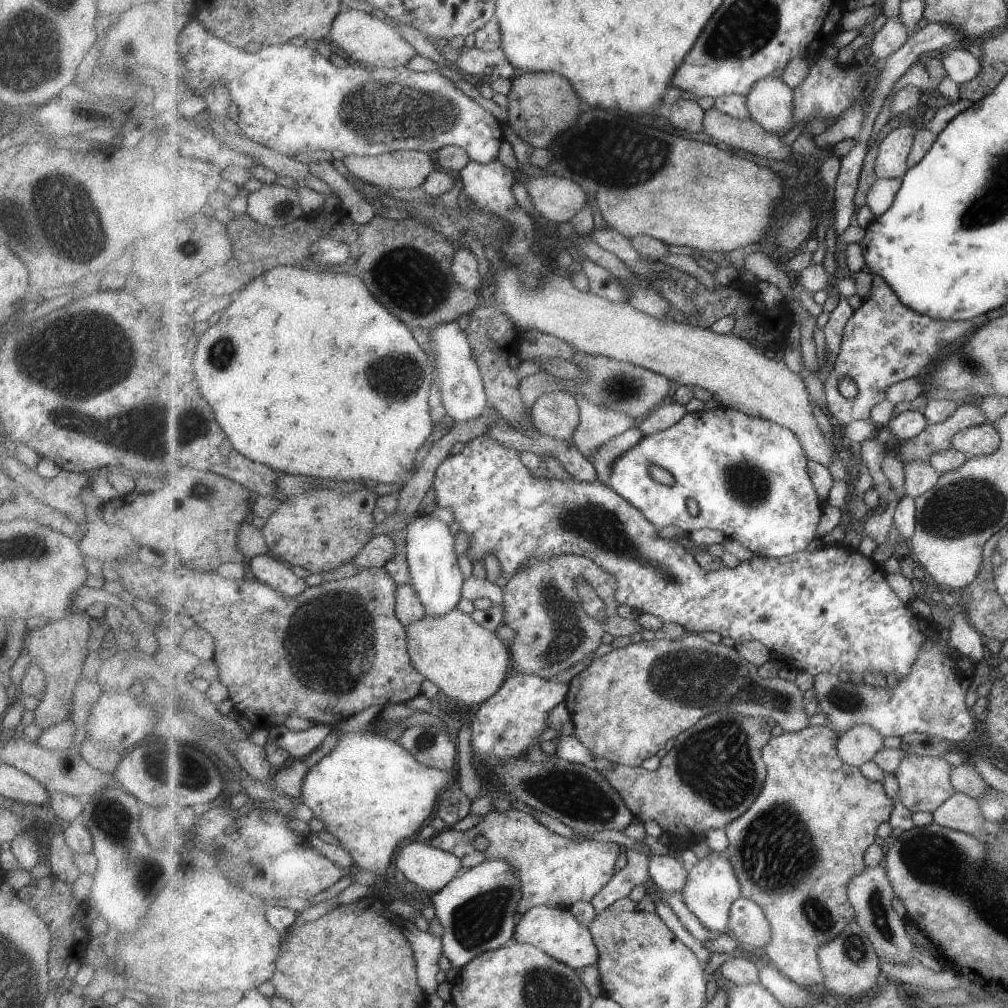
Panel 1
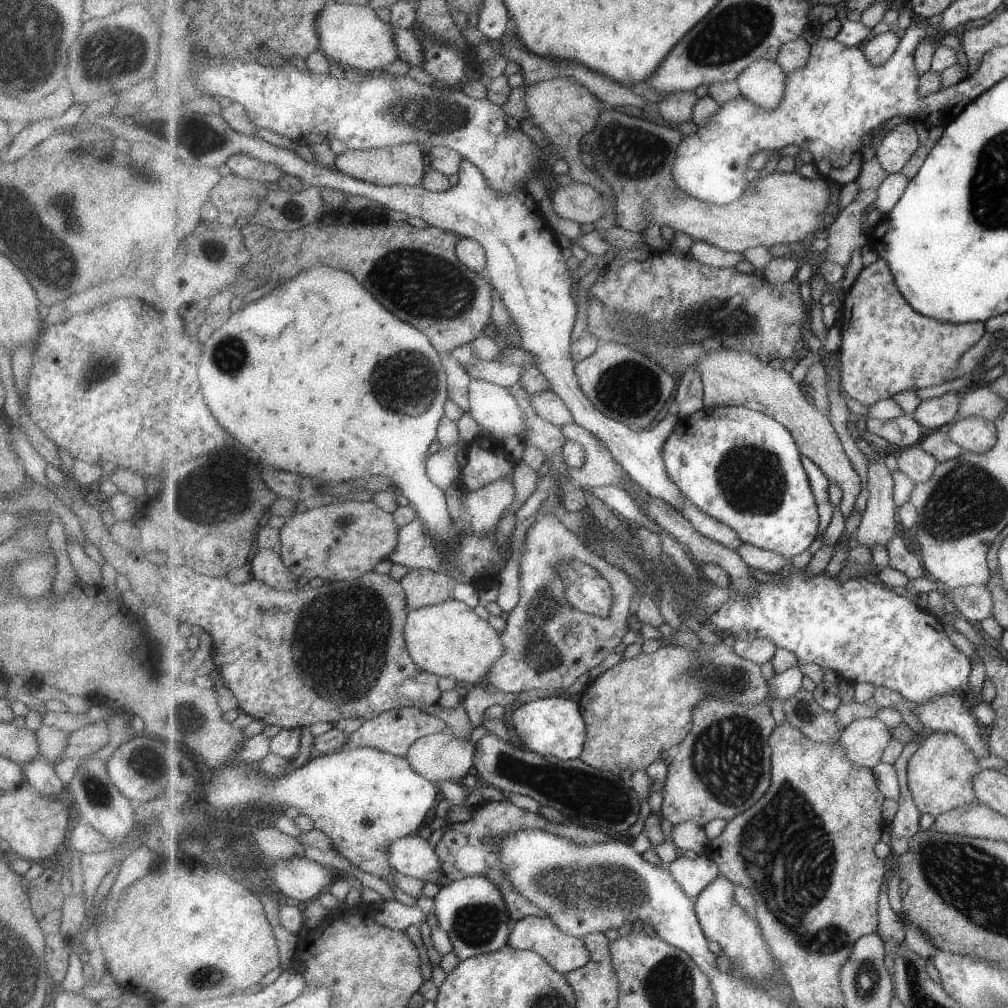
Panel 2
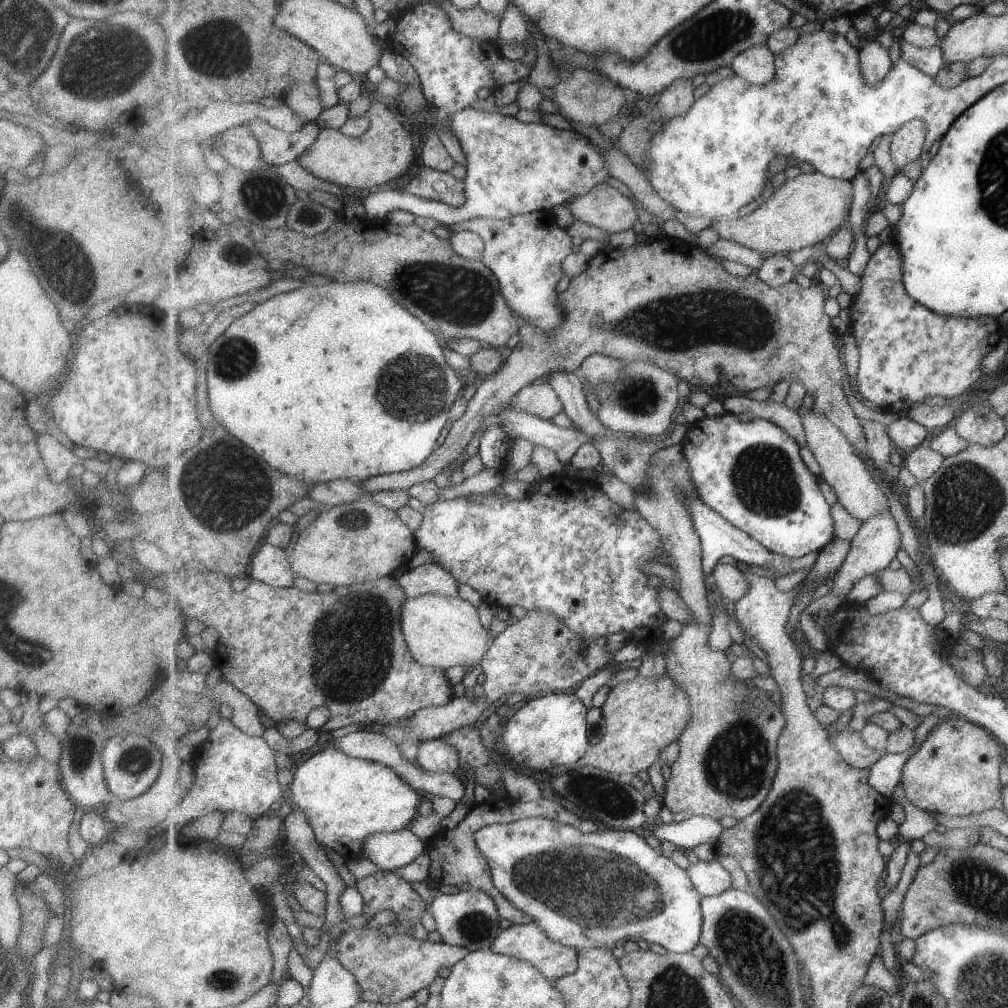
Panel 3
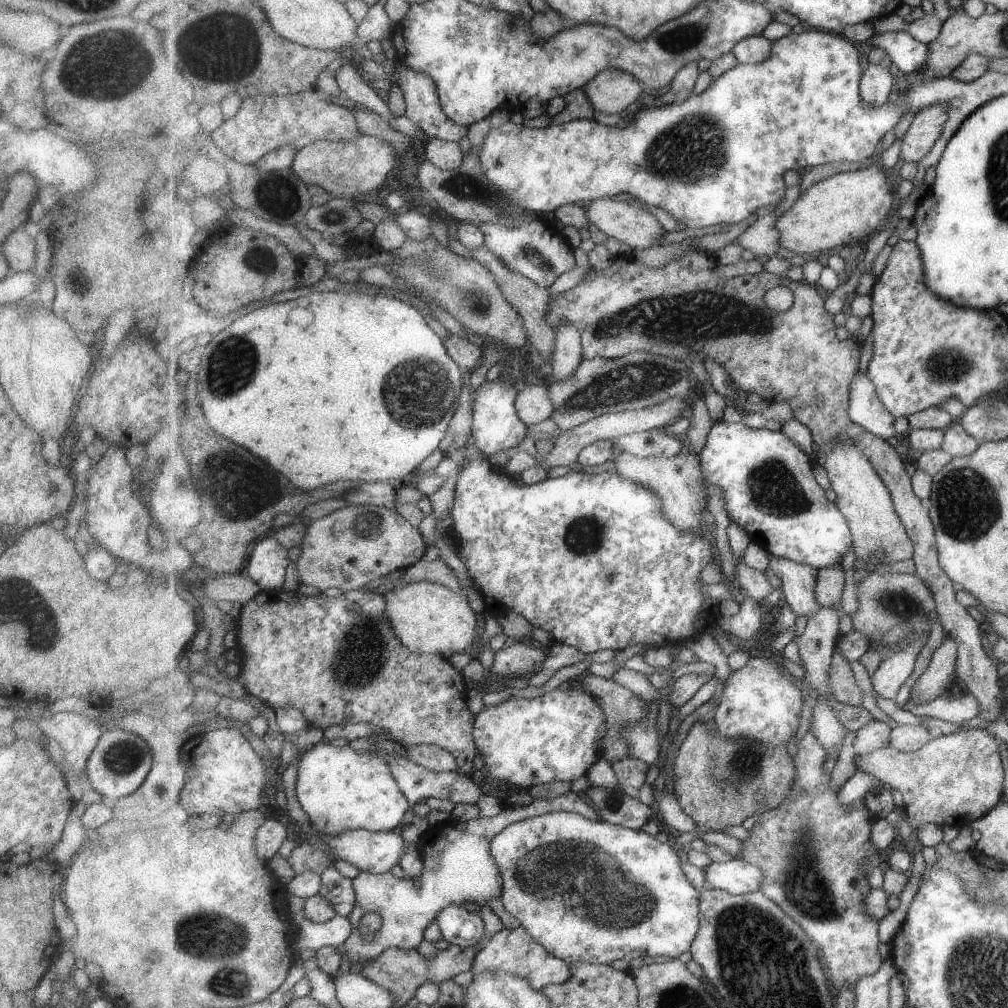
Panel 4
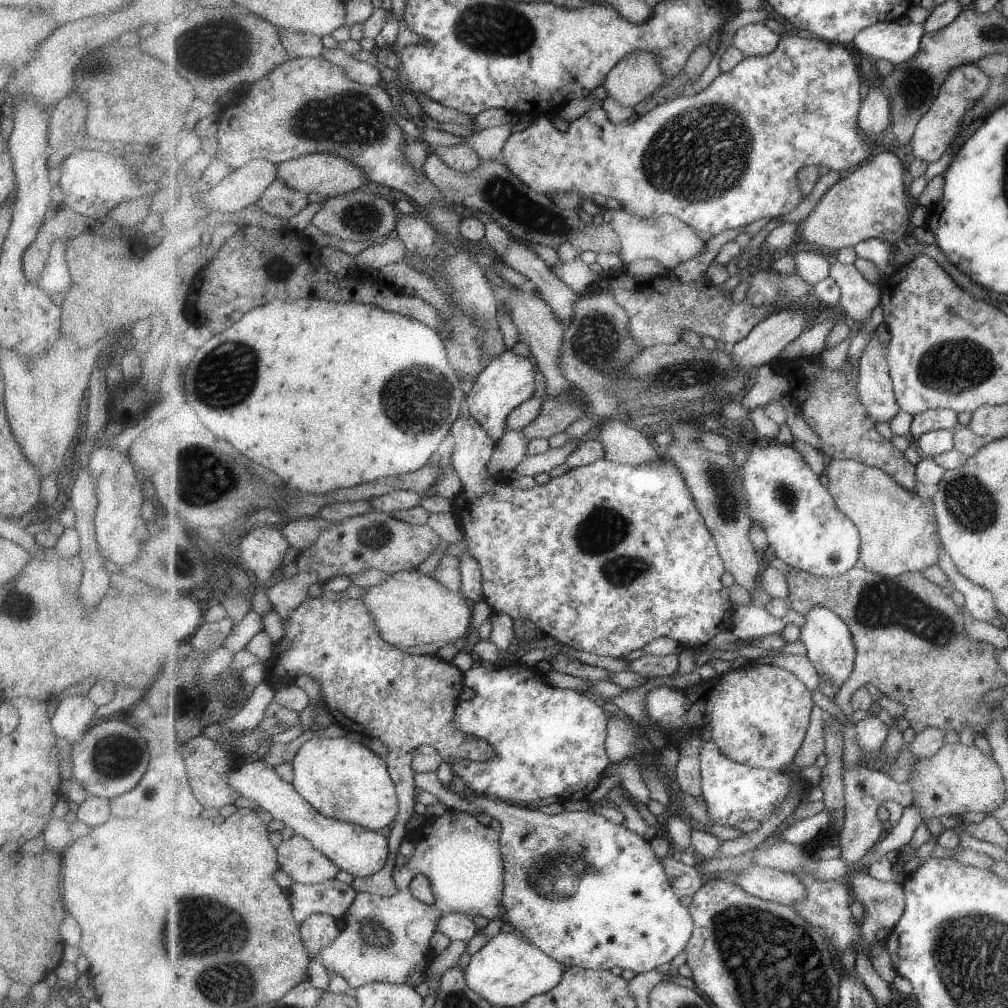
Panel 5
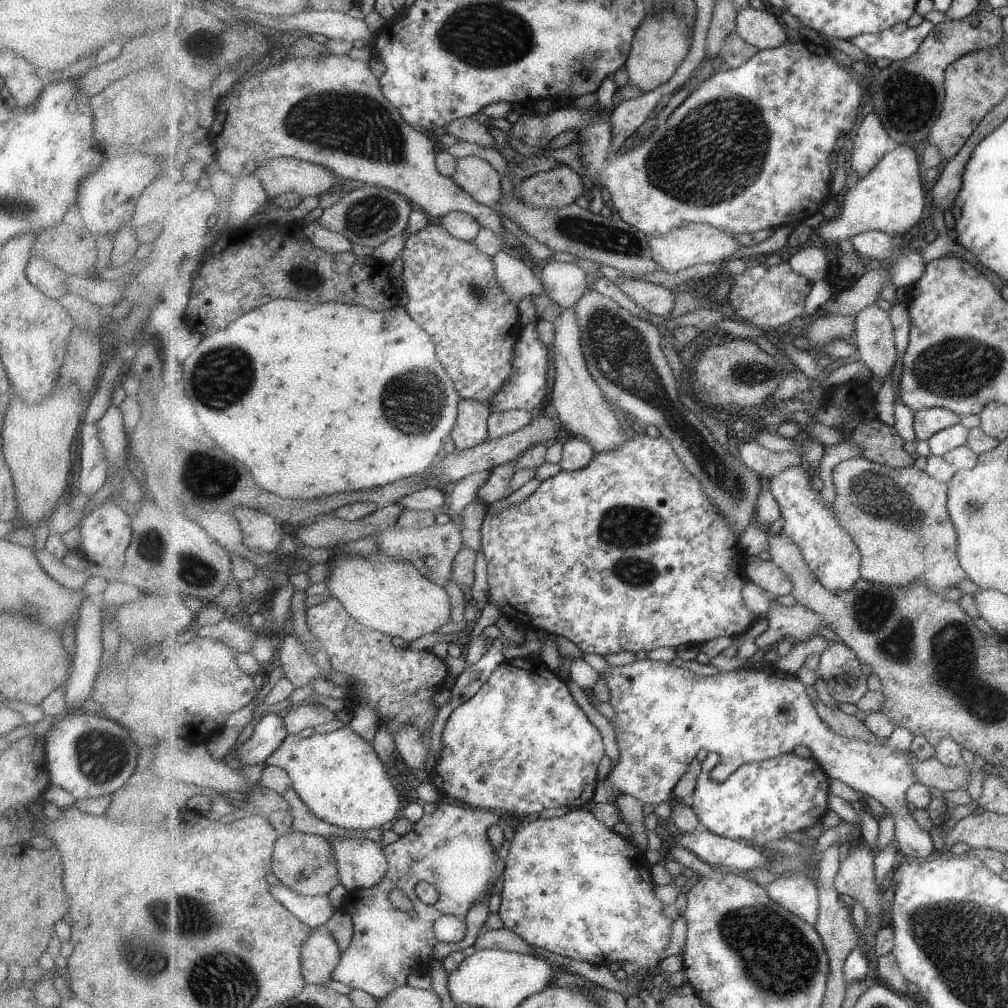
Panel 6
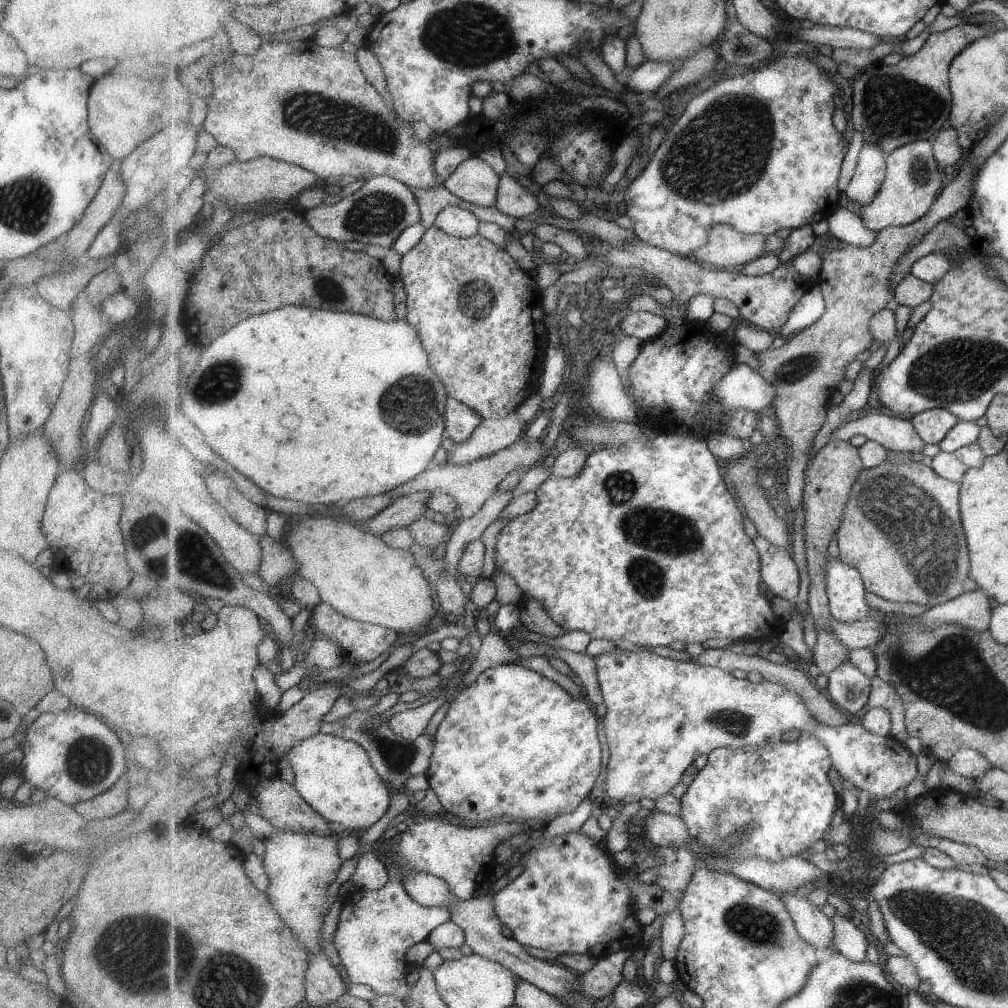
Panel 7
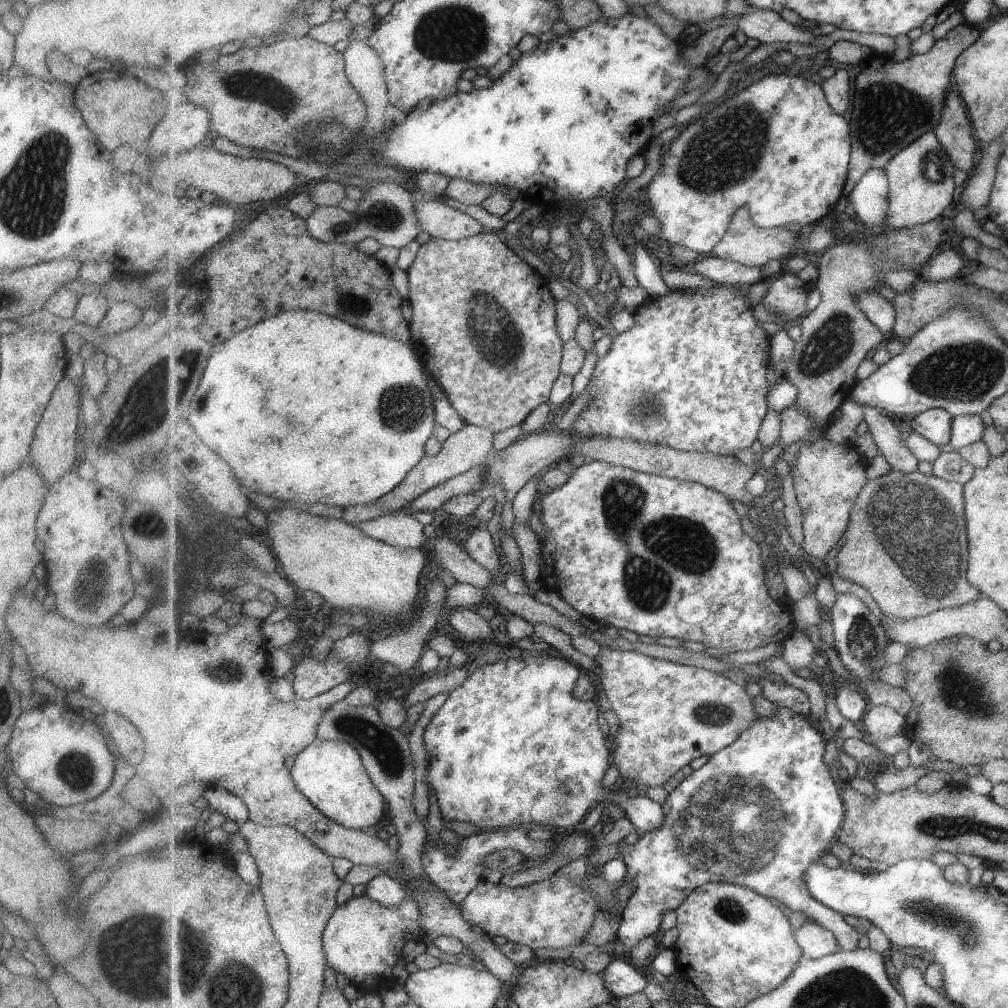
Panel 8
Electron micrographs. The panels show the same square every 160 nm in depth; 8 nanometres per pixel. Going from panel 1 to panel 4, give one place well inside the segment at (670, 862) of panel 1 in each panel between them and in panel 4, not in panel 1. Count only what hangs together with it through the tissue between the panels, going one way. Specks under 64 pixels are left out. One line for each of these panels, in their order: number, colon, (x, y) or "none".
2: (694, 876)
3: (710, 877)
4: (737, 876)

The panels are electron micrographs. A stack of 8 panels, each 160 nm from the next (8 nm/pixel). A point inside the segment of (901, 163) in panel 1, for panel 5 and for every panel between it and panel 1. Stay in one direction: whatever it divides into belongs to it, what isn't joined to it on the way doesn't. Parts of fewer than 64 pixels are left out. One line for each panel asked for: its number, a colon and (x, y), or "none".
2: (901, 141)
3: (907, 143)
4: (927, 128)
5: (937, 130)

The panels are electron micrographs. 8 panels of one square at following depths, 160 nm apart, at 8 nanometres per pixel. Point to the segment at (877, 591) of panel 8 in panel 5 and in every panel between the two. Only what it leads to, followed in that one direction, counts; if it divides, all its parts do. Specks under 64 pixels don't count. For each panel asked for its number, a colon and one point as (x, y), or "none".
5: (900, 532)
6: (899, 517)
7: (902, 527)

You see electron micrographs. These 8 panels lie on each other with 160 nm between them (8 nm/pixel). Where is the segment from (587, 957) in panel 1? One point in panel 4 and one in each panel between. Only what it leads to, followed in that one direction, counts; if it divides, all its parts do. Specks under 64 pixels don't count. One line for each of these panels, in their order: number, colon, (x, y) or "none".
2: (565, 953)
3: (528, 942)
4: (515, 951)

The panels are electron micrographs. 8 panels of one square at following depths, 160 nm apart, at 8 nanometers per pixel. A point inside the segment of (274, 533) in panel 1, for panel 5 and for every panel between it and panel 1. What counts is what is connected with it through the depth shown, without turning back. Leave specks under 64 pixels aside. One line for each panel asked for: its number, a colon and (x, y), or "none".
2: (341, 541)
3: (358, 542)
4: (353, 546)
5: (377, 540)

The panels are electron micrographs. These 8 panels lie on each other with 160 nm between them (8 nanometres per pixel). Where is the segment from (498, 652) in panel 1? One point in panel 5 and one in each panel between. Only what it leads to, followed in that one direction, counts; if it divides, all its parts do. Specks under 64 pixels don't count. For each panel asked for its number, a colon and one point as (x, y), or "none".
2: (449, 639)
3: (442, 631)
4: (430, 618)
5: (411, 608)

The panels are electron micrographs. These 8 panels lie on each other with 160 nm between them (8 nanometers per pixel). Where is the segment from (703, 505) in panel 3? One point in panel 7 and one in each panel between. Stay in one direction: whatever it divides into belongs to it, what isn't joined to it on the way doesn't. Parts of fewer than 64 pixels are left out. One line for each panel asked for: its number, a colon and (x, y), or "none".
4: (799, 581)
5: (829, 642)
6: (840, 666)
7: (848, 687)

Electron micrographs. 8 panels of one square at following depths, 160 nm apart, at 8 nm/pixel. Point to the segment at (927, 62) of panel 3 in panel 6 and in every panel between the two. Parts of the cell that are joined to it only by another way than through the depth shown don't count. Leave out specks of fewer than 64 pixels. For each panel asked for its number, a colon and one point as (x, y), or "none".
4: (908, 53)
5: (889, 40)
6: (885, 45)

